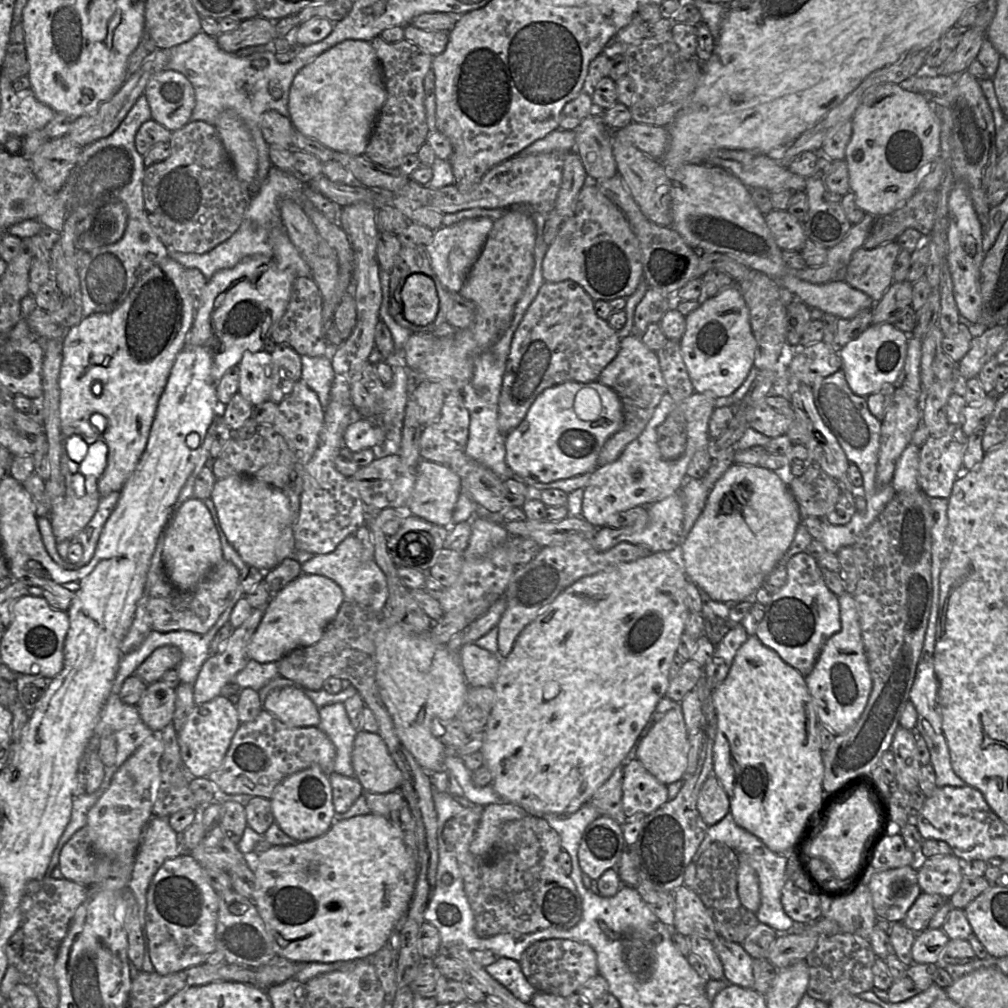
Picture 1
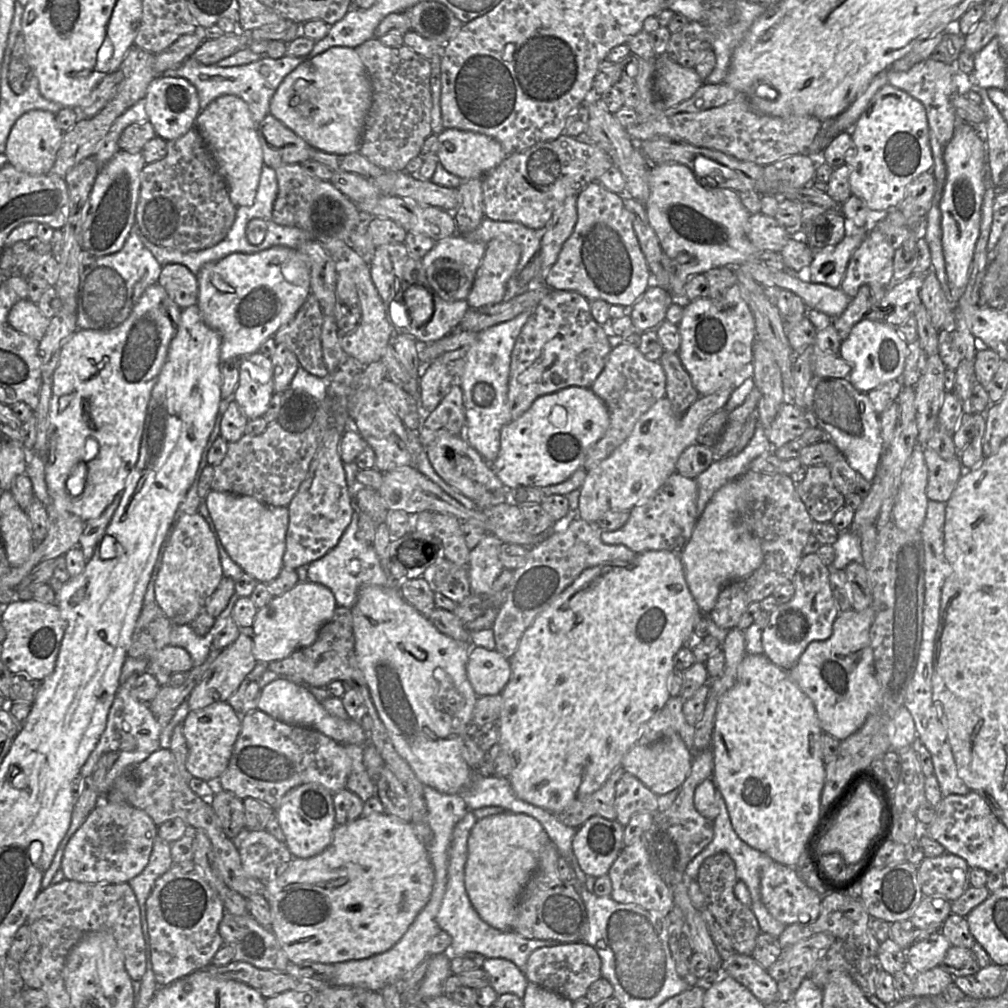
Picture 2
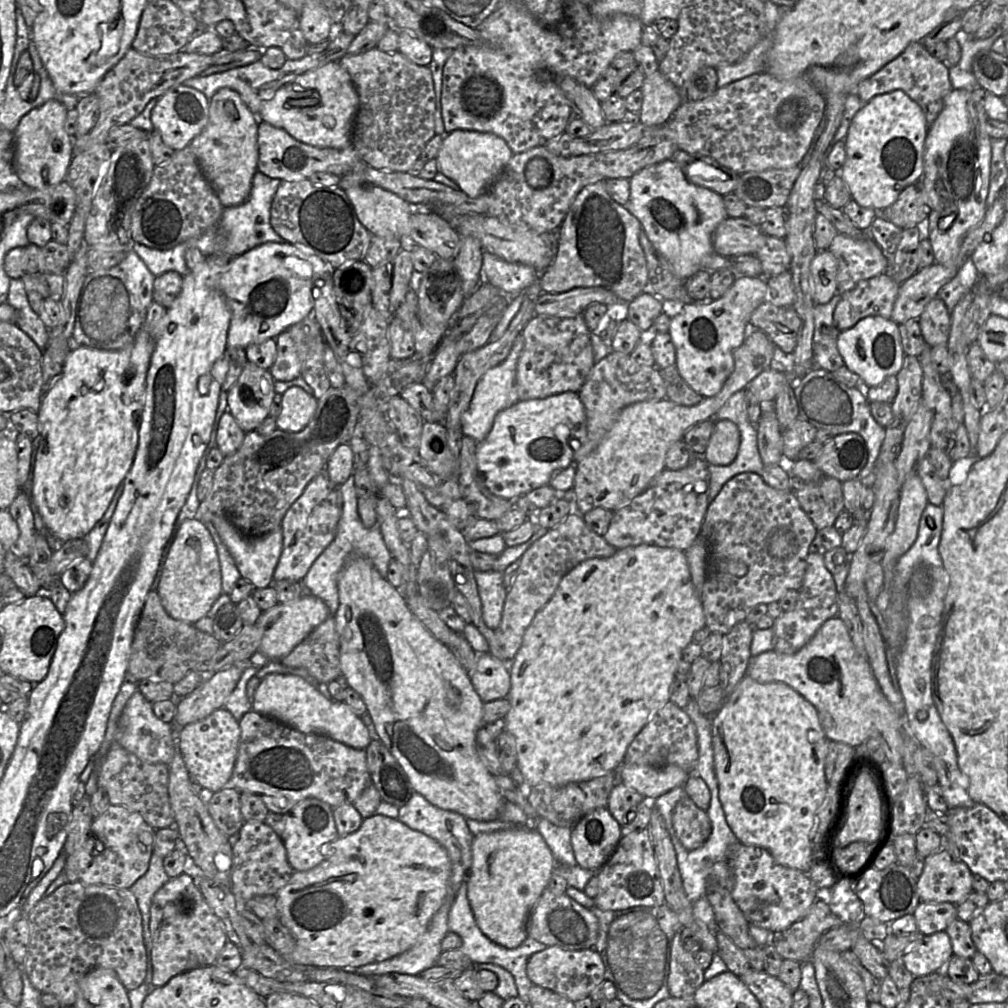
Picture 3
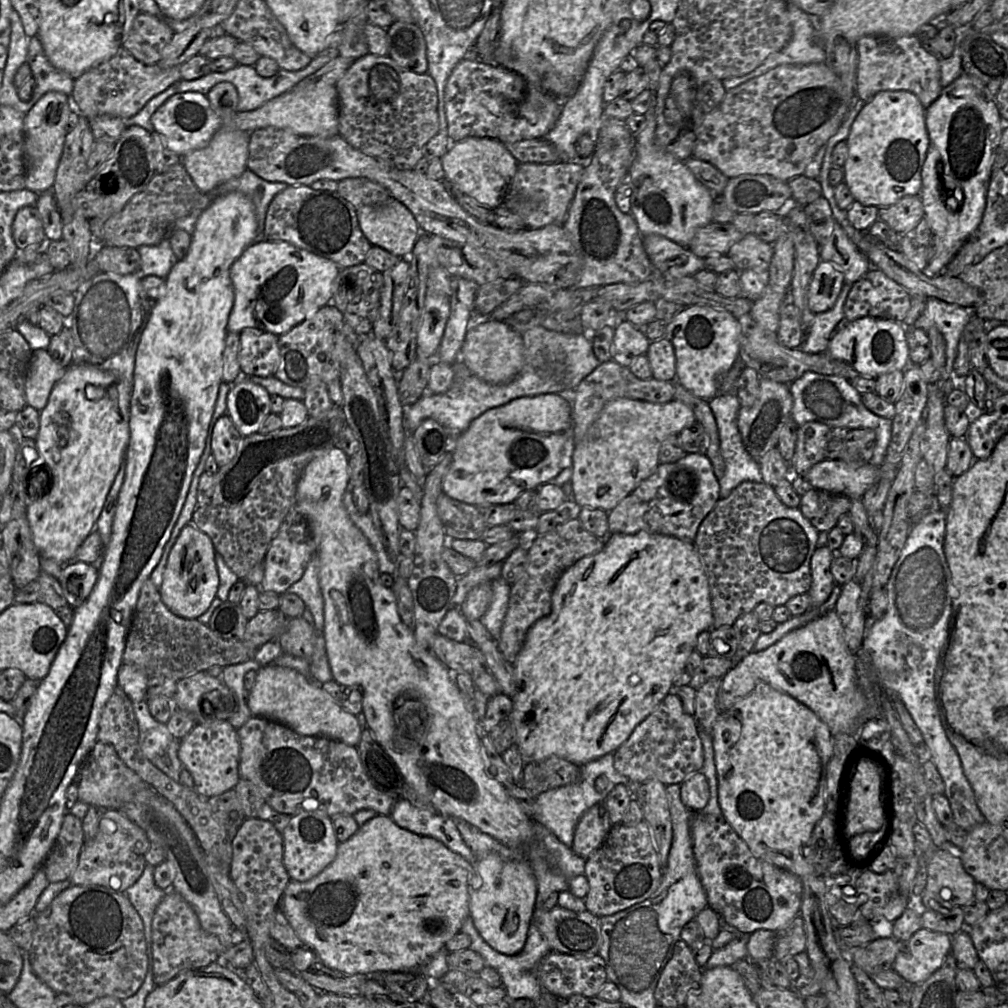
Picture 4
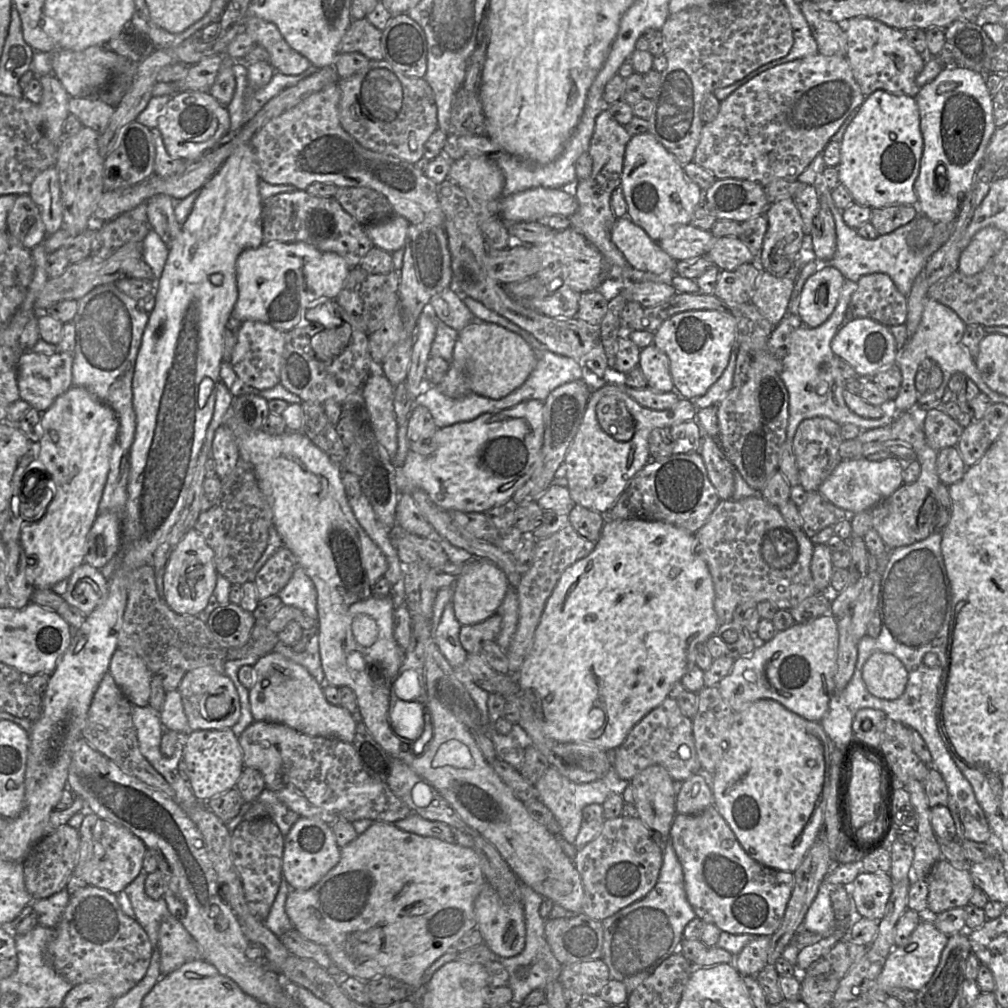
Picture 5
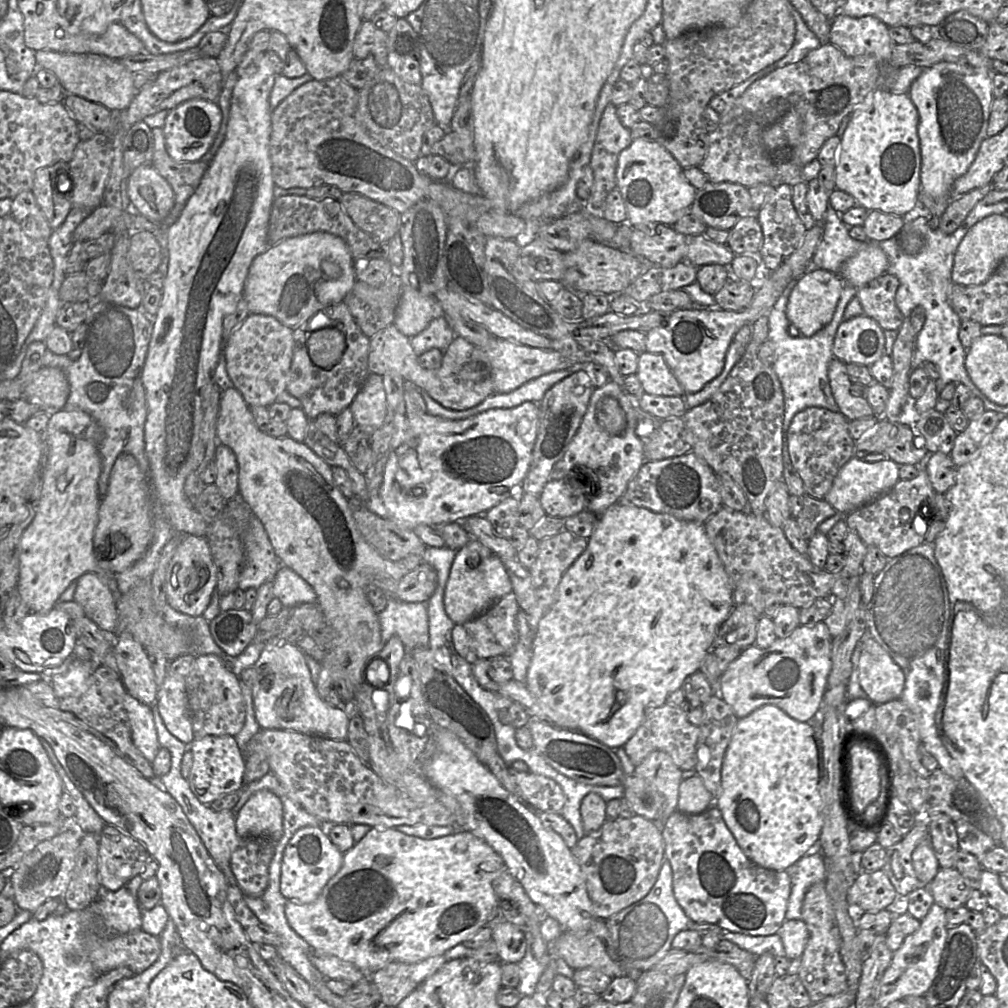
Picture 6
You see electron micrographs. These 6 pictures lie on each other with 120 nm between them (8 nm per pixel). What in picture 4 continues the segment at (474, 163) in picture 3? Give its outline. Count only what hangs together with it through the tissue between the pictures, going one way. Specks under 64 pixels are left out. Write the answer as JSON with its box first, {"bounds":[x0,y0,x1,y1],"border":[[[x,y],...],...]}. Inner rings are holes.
{"bounds":[441,137,519,209],"border":[[[467,137],[451,143],[441,161],[446,180],[459,192],[491,209],[503,203],[519,163],[503,142],[488,137]]]}

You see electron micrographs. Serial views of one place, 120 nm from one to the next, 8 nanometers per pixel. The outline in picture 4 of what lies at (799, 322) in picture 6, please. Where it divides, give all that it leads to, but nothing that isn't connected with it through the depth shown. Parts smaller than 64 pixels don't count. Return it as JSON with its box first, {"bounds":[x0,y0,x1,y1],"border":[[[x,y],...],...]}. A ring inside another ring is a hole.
{"bounds":[807,260,844,314],"border":[[[820,260],[808,288],[807,304],[810,312],[819,314],[831,309],[844,284],[843,272],[831,262]]]}

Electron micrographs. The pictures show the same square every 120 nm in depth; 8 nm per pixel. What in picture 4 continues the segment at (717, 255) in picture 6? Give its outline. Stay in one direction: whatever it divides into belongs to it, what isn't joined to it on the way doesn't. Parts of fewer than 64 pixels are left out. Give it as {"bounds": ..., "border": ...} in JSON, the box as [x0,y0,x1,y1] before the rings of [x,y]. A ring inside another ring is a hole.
{"bounds":[726,233,773,273],"border":[[[754,233],[740,238],[726,254],[734,264],[735,270],[753,269],[766,273],[773,257],[773,244],[761,240]]]}

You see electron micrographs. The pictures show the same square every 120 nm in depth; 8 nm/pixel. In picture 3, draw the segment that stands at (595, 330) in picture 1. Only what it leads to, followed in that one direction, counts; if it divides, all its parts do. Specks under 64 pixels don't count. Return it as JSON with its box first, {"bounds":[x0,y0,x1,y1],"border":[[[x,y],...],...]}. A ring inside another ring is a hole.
{"bounds":[516,314,595,399],"border":[[[582,314],[559,318],[534,315],[522,330],[524,345],[516,366],[518,399],[545,398],[567,391],[578,392],[595,364],[591,332]]]}

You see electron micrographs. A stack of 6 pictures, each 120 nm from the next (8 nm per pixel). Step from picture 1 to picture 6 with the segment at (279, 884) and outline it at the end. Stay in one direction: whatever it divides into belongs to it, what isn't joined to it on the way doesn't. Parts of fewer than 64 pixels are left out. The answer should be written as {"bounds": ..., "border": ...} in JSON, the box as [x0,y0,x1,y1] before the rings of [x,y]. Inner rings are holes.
{"bounds":[285,828,505,973],"border":[[[372,828],[343,854],[341,869],[327,882],[317,899],[307,904],[288,901],[285,915],[290,927],[313,951],[336,956],[365,973],[372,973],[392,962],[413,964],[443,955],[493,921],[498,914],[498,900],[492,883],[505,870],[501,856],[467,830],[423,839],[394,828]]]}

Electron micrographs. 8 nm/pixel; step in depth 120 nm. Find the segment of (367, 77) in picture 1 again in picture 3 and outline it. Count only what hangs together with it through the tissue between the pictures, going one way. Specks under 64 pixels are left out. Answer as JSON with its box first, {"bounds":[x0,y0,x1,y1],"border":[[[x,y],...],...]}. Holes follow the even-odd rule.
{"bounds":[256,61,359,149],"border":[[[332,61],[309,70],[280,87],[271,98],[263,102],[256,116],[259,121],[285,130],[300,142],[315,147],[344,149],[352,145],[352,131],[358,109],[359,96],[349,73],[338,61]]]}

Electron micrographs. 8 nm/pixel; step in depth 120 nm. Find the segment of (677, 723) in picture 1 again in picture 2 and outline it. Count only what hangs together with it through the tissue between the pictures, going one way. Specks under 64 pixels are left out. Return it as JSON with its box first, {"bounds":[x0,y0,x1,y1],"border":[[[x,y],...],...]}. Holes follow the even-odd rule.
{"bounds":[621,733,693,796],"border":[[[673,733],[650,745],[634,744],[624,756],[621,766],[659,796],[682,786],[690,773],[693,757],[680,735]]]}

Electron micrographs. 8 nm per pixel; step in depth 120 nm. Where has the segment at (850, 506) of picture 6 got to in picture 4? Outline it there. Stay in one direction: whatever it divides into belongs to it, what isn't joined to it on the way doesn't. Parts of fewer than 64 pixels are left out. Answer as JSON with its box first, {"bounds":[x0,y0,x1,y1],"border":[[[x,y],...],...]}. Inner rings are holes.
{"bounds":[803,460,879,500],"border":[[[826,460],[815,464],[803,477],[815,489],[842,494],[850,500],[862,499],[864,493],[876,483],[879,466],[870,463],[852,467],[842,460]]]}

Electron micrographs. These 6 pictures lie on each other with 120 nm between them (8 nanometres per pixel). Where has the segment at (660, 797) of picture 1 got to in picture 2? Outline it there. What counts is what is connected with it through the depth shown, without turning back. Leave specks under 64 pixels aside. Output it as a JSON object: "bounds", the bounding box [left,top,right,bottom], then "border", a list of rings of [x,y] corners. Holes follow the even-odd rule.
{"bounds":[615,771,658,827],"border":[[[624,771],[616,784],[615,810],[617,821],[625,827],[636,812],[657,812],[658,795],[647,788],[637,777]]]}

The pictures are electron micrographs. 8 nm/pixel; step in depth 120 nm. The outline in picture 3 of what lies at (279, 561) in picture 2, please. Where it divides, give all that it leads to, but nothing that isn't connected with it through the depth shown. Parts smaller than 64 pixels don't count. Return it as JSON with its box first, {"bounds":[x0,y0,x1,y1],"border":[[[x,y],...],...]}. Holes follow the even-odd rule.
{"bounds":[212,517,283,589],"border":[[[215,517],[212,523],[233,557],[241,577],[252,583],[255,589],[262,589],[272,585],[274,582],[274,571],[283,548],[281,527],[260,537],[249,537],[243,535],[225,517]]]}

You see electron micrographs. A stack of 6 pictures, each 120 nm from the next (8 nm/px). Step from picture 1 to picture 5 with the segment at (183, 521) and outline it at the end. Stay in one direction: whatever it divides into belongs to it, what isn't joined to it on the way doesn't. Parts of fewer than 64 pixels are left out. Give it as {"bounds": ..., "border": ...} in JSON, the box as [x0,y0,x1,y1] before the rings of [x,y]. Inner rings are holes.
{"bounds":[164,530,217,616],"border":[[[190,530],[171,553],[164,569],[164,600],[174,612],[197,616],[208,604],[217,583],[214,552],[197,530]]]}

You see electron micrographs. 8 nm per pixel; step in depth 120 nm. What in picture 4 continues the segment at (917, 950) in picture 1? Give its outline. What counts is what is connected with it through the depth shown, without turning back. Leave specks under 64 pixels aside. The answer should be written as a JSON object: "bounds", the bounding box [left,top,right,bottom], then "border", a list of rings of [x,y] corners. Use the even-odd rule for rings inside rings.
{"bounds":[892,928,951,985],"border":[[[921,928],[906,941],[892,969],[916,985],[928,979],[951,953],[951,936]]]}

